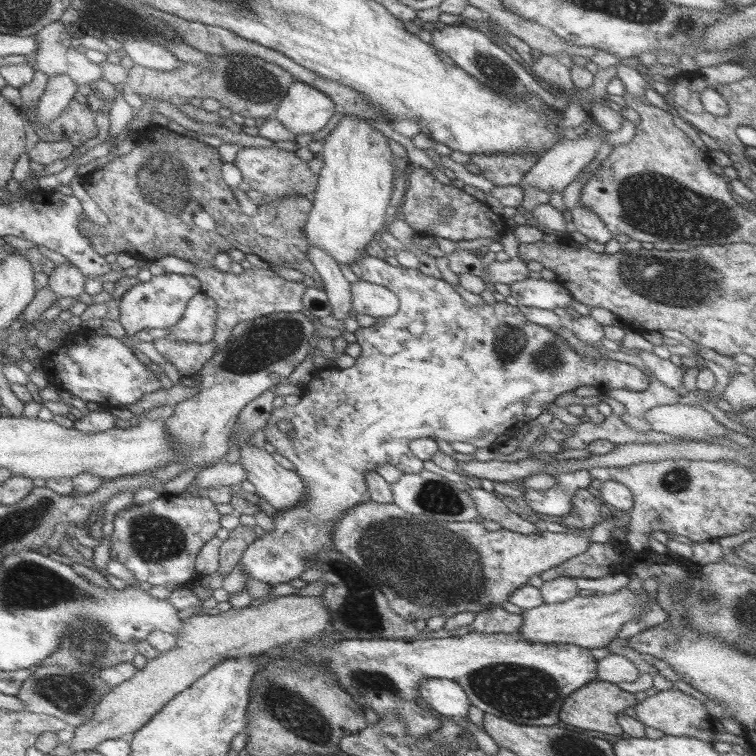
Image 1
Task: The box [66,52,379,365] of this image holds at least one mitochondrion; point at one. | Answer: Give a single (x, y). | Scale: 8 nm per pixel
(161, 178)

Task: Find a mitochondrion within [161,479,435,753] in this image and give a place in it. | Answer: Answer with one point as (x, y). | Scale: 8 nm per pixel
(290, 709)

